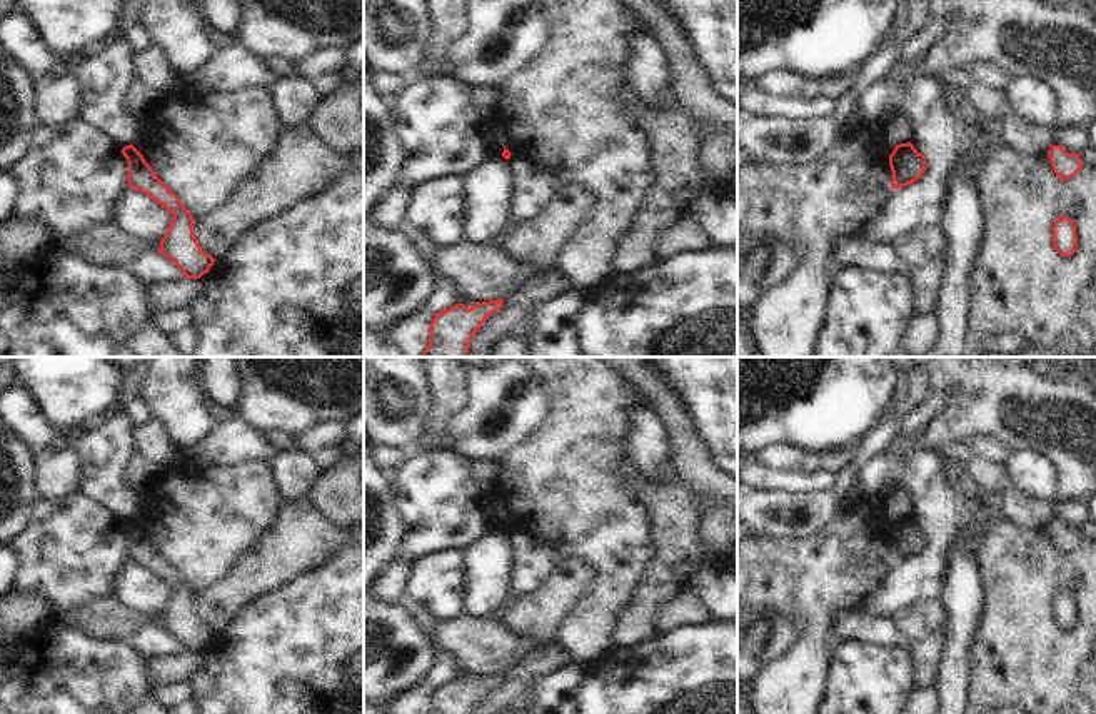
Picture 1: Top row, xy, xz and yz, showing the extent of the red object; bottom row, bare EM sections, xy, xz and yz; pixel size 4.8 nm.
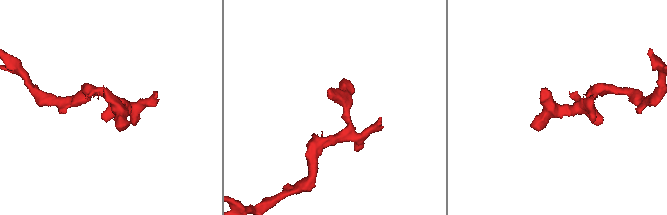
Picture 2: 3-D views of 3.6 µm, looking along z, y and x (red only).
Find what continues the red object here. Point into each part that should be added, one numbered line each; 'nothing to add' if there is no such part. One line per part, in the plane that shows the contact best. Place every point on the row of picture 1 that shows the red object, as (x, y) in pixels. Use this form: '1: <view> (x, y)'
nothing to add.

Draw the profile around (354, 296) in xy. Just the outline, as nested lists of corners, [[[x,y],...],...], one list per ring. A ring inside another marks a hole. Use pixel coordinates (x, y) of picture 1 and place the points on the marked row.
[[[364,277],[354,280],[345,290],[345,307],[350,317],[364,317]]]

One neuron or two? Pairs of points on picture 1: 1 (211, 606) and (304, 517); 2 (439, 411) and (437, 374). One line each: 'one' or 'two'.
1: one
2: one

